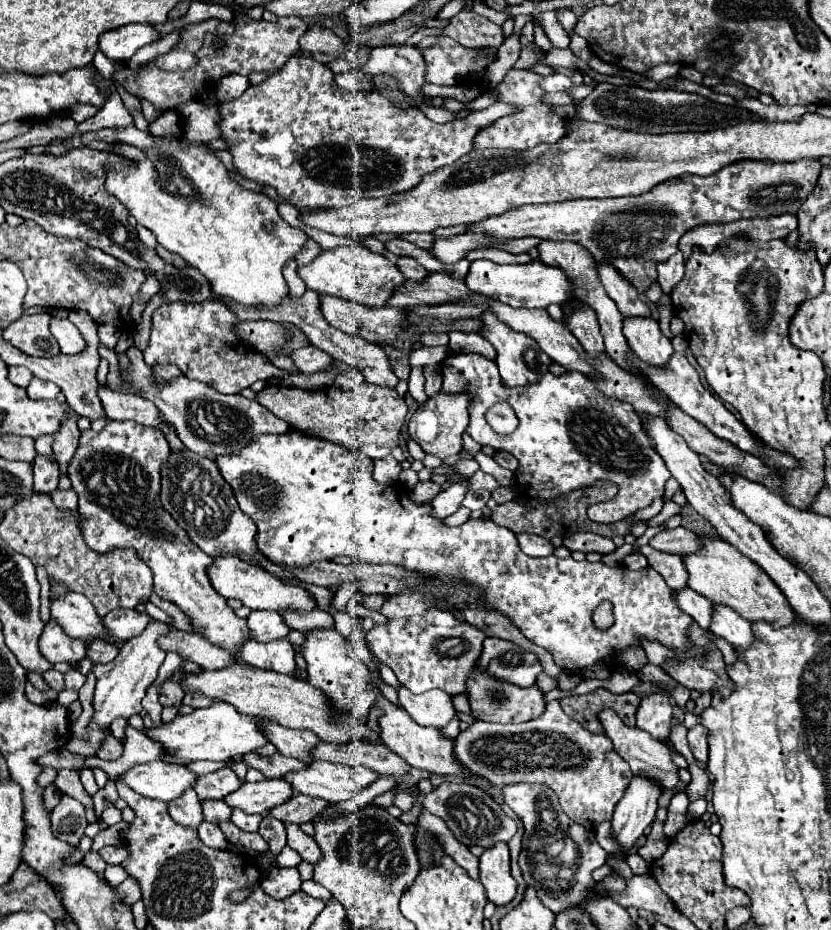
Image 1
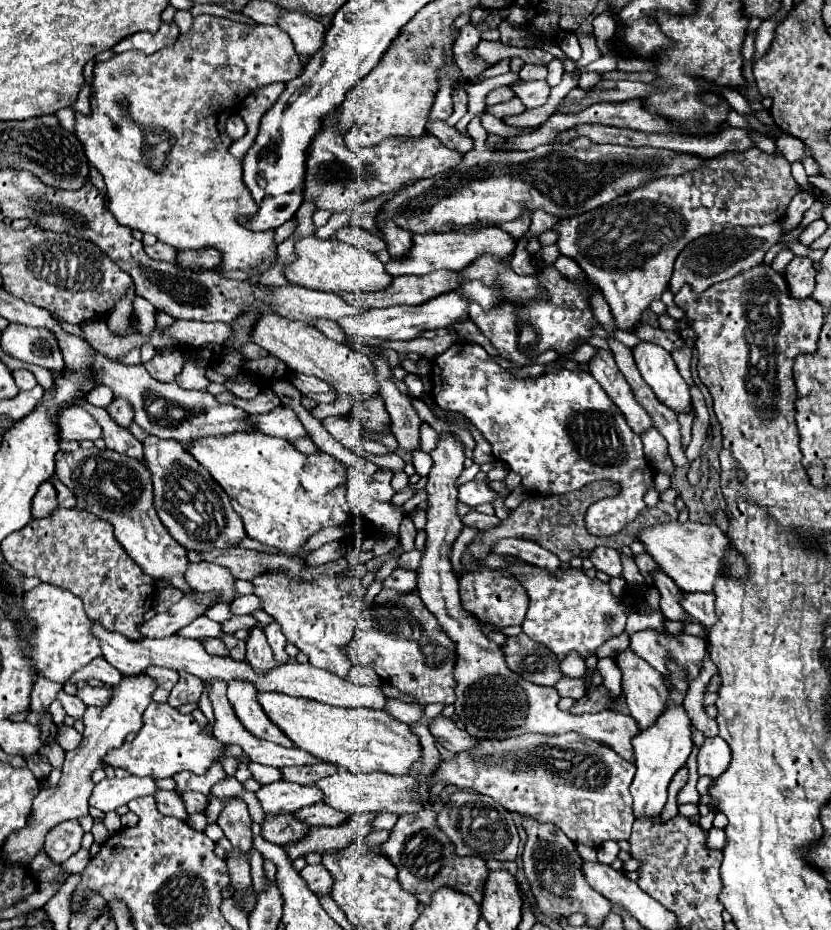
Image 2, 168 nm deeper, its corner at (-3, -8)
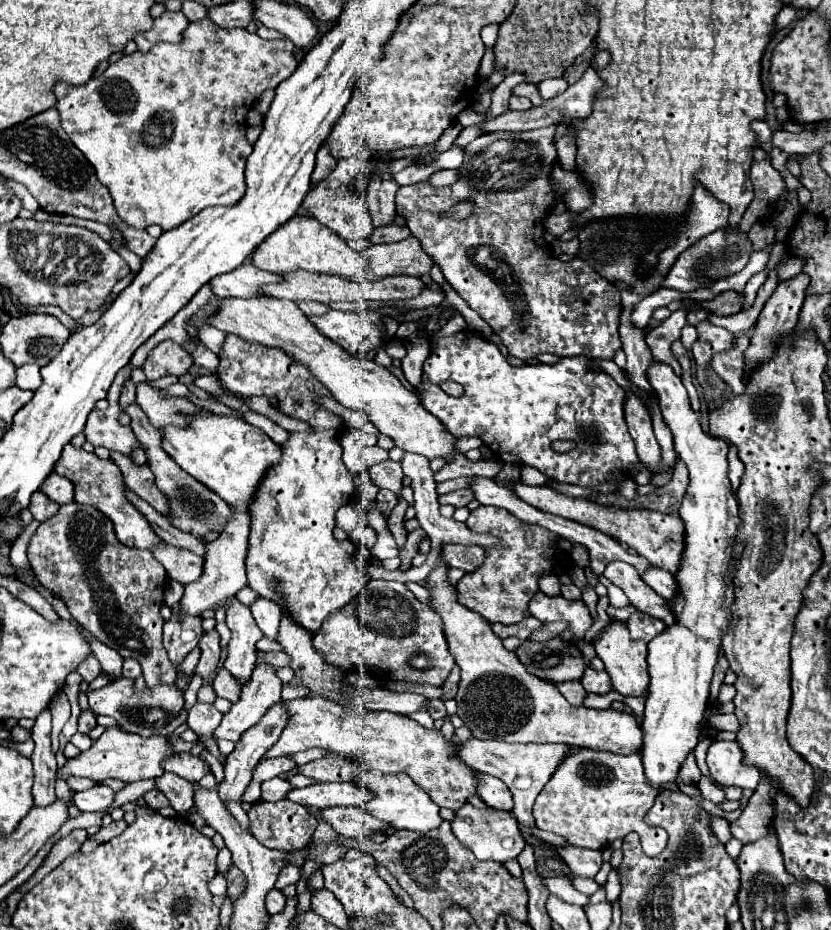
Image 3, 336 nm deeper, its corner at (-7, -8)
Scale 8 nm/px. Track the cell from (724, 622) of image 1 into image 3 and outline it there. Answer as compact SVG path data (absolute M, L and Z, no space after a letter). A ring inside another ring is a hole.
M652 568L650 572L646 572L646 576L642 576L642 580L654 590L658 592L662 598L666 600L674 600L680 590L678 590L678 582L674 576L670 576L670 572L660 570L660 568Z

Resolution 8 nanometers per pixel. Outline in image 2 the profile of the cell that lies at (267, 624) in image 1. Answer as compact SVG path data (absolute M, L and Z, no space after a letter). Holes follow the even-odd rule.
M254 626L250 630L250 636L246 640L246 660L248 664L252 664L254 672L262 674L262 672L270 672L270 668L276 668L280 666L276 660L274 660L274 654L266 642L266 636L262 632L260 626Z

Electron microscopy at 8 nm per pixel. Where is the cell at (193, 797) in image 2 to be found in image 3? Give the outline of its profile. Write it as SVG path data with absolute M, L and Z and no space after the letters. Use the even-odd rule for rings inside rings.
M164 772L156 780L156 788L166 794L166 798L170 800L170 806L182 818L194 806L194 786L190 782L186 782L184 778L180 778L180 776L174 776L170 772Z

